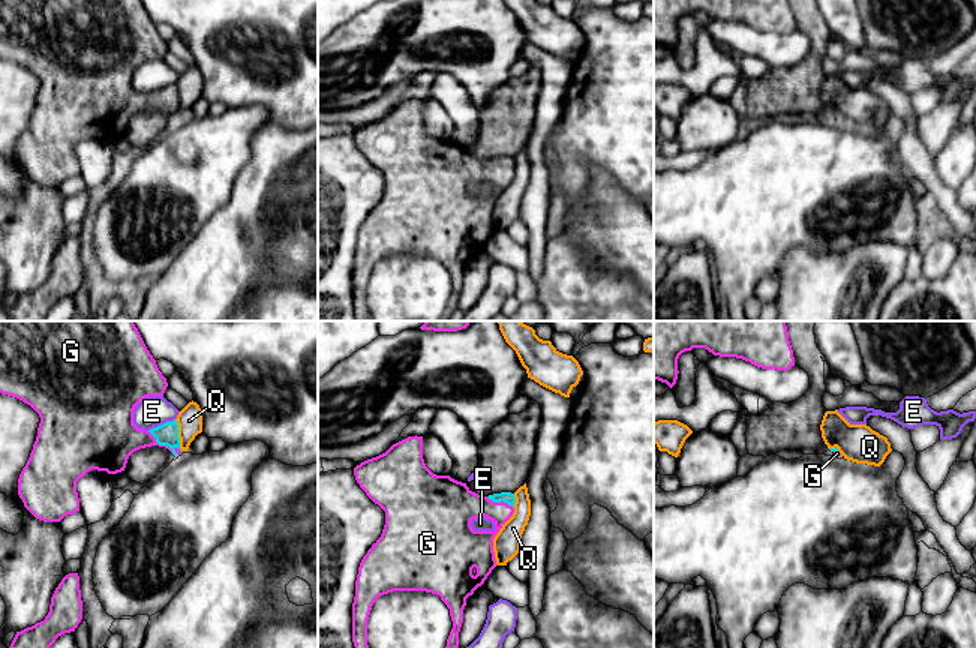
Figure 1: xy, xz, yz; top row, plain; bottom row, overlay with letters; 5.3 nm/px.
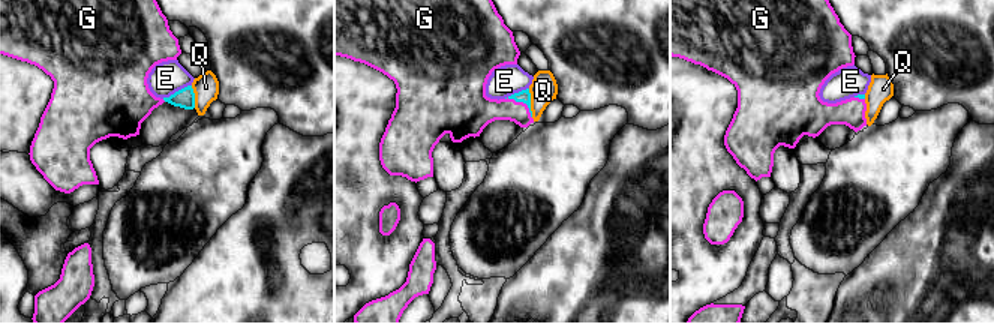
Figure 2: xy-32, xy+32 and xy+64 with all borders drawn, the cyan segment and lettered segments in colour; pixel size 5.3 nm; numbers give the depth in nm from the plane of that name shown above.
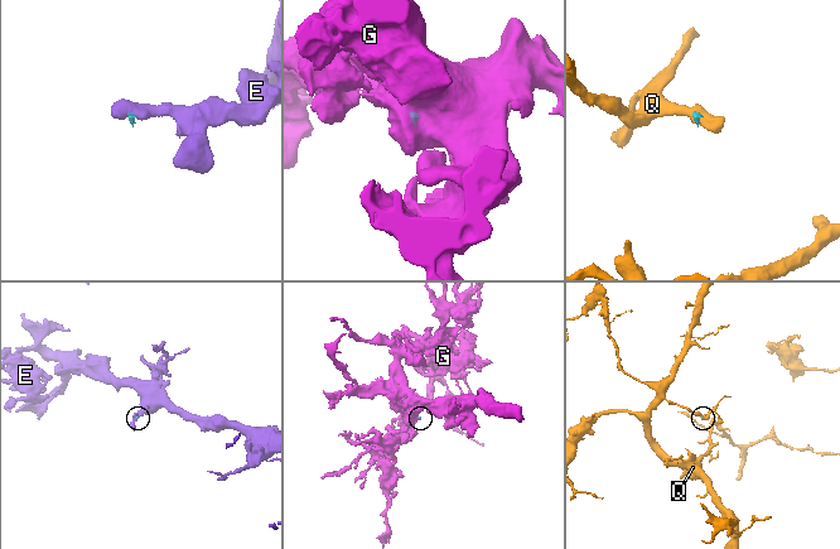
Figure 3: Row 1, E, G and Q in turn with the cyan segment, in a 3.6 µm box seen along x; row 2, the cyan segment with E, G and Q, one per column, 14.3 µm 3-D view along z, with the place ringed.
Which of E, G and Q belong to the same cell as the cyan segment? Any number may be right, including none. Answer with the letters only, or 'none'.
G

